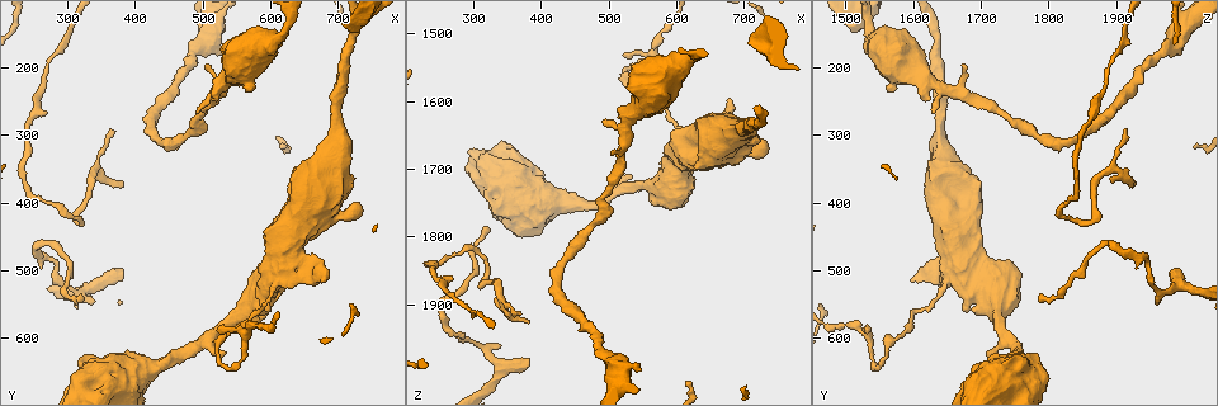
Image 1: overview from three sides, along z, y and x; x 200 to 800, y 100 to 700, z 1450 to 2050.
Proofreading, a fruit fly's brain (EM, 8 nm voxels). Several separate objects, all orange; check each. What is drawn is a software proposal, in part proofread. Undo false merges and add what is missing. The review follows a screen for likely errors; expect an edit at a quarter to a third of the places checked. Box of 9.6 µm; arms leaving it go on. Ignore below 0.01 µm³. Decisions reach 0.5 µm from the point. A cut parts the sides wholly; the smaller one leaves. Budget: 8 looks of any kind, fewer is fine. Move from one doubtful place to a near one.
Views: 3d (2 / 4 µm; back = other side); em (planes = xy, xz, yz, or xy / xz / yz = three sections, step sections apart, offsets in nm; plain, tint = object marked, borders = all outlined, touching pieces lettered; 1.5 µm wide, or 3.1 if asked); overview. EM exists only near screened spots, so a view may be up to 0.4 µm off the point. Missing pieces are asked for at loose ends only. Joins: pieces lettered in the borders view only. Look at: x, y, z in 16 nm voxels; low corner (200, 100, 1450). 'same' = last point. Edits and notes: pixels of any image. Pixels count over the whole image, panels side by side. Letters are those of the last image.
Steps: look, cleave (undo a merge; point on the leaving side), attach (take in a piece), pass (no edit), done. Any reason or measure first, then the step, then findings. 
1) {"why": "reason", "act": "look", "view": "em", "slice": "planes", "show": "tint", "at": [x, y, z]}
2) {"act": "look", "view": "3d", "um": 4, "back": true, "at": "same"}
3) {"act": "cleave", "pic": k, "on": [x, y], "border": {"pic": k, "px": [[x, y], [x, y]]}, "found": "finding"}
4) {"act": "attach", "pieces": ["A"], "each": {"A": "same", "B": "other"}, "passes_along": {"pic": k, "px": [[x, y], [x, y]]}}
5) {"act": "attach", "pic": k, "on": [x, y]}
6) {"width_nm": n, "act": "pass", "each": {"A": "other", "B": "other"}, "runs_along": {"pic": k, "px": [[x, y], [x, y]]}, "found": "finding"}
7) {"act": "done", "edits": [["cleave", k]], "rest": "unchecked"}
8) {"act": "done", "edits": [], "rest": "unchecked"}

{"why": "tapers out", "act": "look", "view": "em", "slice": "xz", "step": 8, "show": "borders", "at": [385, 370, 1925]}

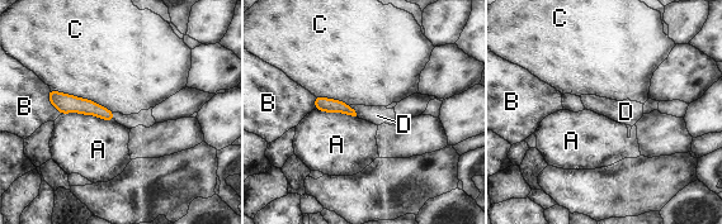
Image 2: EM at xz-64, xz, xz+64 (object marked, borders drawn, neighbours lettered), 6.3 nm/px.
{"act": "pass", "each": {"A": "other", "B": "other", "C": "other", "D": "other"}, "border": {"pic": 2, "px": [[50, 87], [91, 99], [113, 112]]}, "found": "no lettered piece goes on from it"}

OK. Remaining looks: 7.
{"why": "tapers out", "act": "look", "view": "em", "slice": "xz", "step": 4, "show": "borders", "at": [320, 540, 1785]}

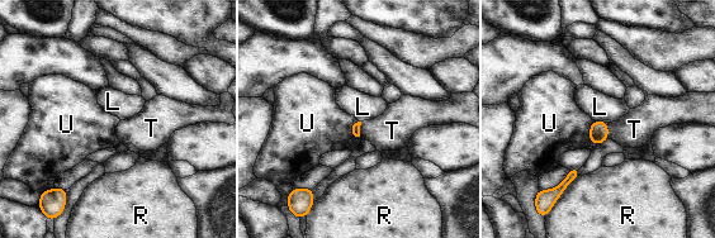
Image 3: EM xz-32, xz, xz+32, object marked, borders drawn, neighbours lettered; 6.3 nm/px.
{"why": "another direction", "act": "look", "view": "em", "slice": "planes", "show": "borders", "at": "same"}

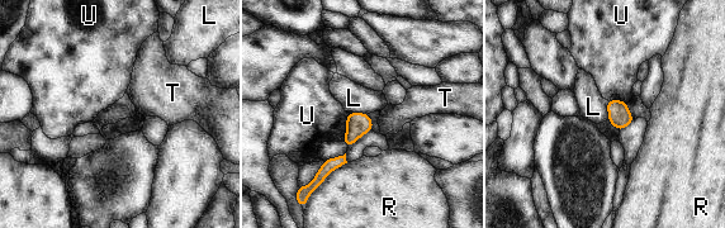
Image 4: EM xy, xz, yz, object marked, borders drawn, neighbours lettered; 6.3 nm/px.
{"act": "pass", "each": {"L": "other", "R": "other", "T": "other", "U": "other"}, "found": "none of them fits"}

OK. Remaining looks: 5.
{"why": "abrupt turn", "act": "look", "view": "em", "slice": "yz", "step": 8, "show": "tint", "at": [255, 465, 1895]}

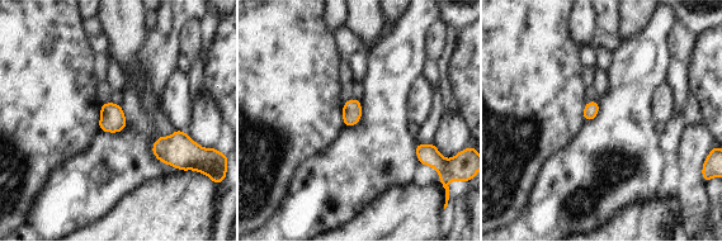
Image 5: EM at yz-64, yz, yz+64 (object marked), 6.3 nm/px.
{"act": "look", "view": "em", "slice": "yz", "step": 8, "show": "borders", "at": "same"}

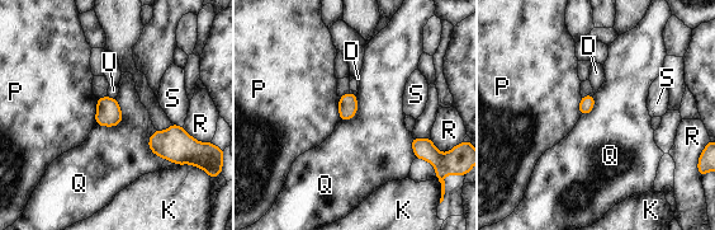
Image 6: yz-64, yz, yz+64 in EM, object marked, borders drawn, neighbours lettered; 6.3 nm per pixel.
{"act": "pass", "each": {"D": "other", "K": "other", "P": "other", "Q": "other", "R": "other", "S": "other", "U": "other"}, "found": "one neuron here"}

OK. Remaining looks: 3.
{"act": "done", "edits": [], "rest": "unchecked"}

